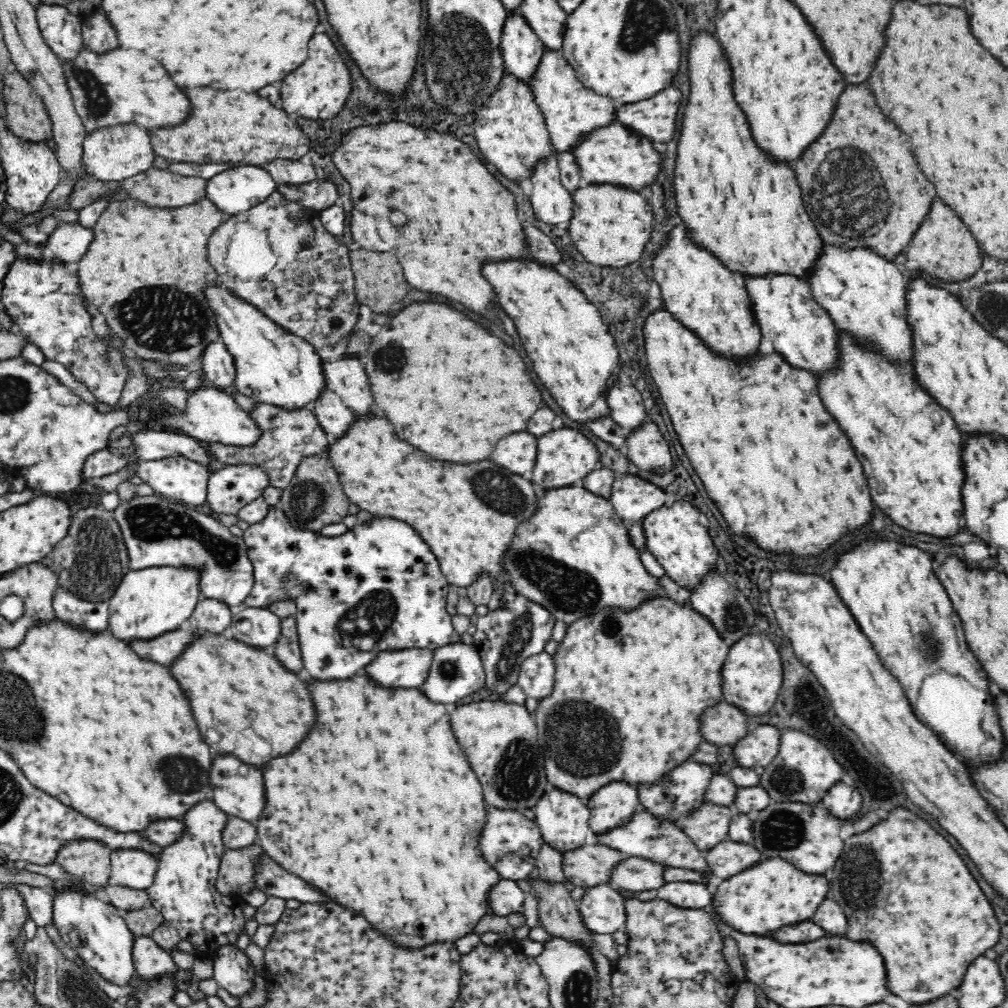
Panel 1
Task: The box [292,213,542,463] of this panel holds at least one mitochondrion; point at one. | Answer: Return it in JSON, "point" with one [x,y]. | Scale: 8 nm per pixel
{"point":[388,364]}

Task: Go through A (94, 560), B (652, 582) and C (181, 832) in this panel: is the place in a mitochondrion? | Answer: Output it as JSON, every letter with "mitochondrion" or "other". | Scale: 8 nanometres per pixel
{"A":"mitochondrion","B":"other","C":"other"}

